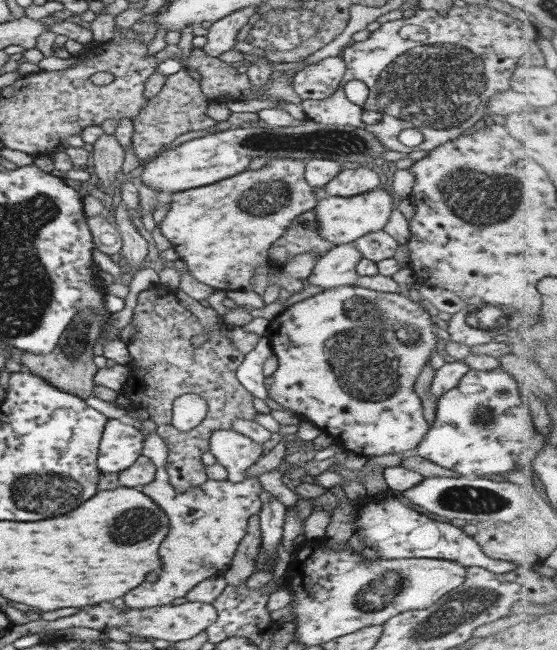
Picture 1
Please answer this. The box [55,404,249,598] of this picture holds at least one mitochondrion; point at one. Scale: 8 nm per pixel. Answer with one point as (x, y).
(132, 526)

